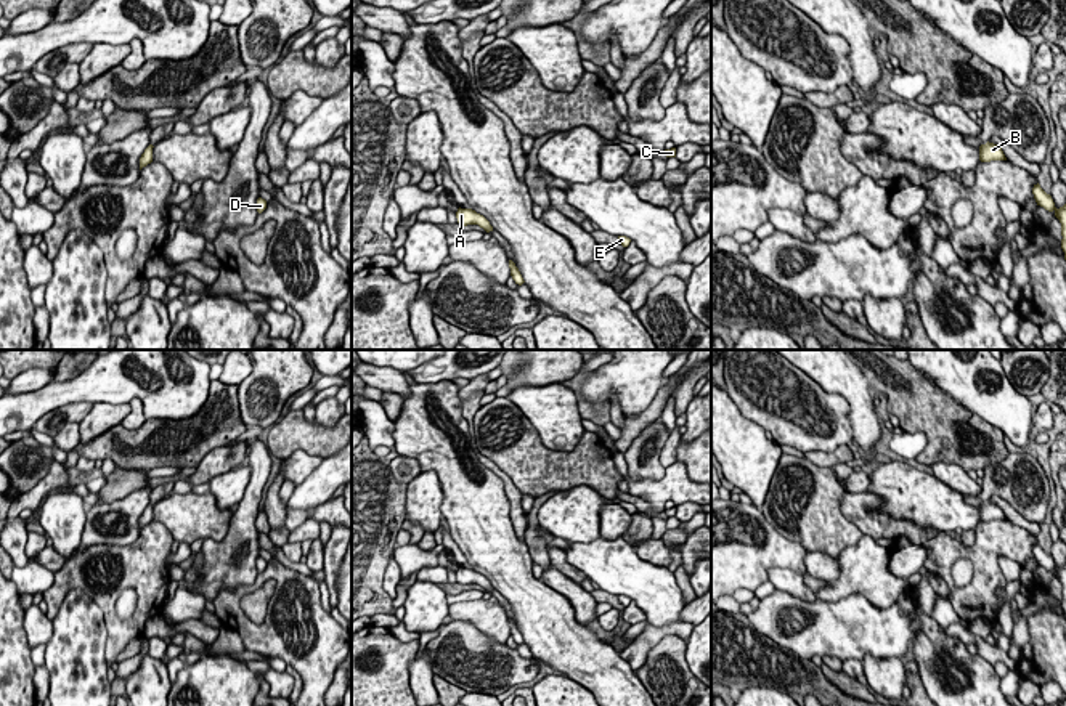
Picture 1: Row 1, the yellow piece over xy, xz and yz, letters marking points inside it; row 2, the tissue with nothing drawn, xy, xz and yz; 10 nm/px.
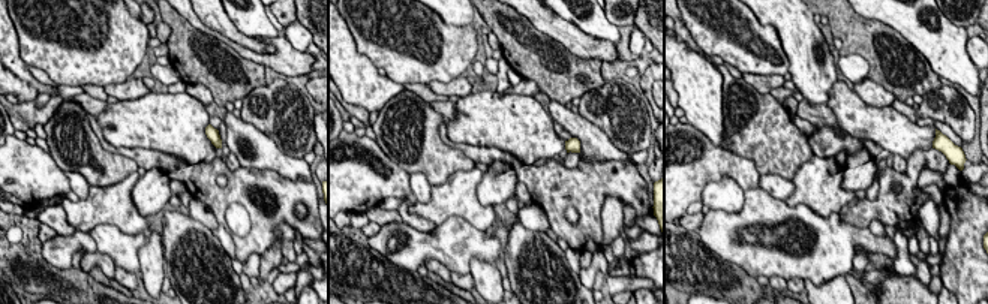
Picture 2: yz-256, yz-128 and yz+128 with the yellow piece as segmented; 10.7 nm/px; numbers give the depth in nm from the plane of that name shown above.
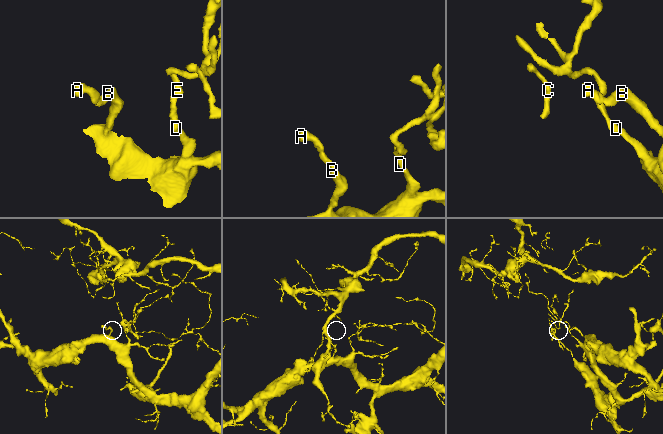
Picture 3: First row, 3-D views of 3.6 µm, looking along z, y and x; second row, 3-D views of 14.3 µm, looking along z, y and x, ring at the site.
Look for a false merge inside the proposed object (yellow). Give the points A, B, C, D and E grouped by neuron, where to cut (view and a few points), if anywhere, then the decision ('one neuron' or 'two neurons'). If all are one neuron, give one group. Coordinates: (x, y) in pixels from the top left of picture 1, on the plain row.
groups A B C D E; cut none; one neuron

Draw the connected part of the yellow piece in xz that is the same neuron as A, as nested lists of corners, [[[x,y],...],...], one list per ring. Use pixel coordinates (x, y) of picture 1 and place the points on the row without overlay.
[[[459,566],[458,571],[456,571],[456,578],[458,578],[458,582],[462,584],[462,586],[478,584],[486,592],[493,590],[493,586],[490,584],[490,581],[483,574],[477,573],[472,568],[461,568]]]

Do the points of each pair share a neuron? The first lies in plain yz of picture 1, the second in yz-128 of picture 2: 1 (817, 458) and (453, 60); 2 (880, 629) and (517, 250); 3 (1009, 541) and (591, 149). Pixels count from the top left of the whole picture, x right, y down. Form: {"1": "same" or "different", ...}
{"1": "different", "2": "different", "3": "different"}

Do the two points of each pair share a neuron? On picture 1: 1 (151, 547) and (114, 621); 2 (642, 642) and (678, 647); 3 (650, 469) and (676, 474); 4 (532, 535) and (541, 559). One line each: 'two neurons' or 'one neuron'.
1: one neuron
2: two neurons
3: two neurons
4: one neuron

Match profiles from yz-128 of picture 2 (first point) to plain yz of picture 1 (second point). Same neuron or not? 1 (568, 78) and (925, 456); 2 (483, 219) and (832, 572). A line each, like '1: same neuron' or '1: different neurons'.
1: same neuron
2: different neurons

